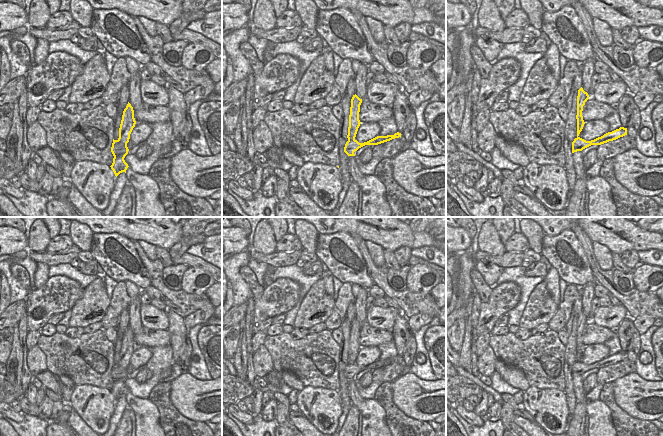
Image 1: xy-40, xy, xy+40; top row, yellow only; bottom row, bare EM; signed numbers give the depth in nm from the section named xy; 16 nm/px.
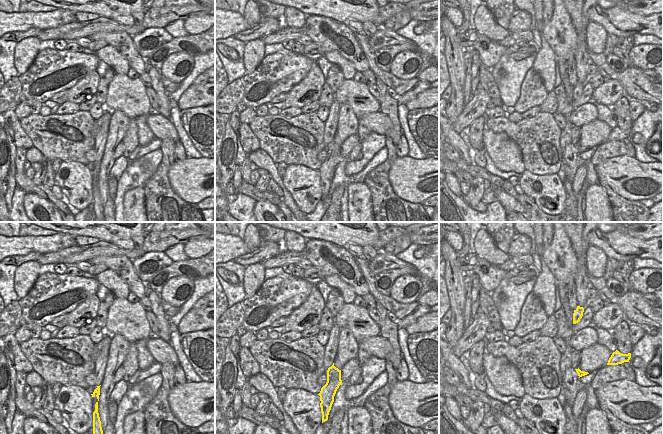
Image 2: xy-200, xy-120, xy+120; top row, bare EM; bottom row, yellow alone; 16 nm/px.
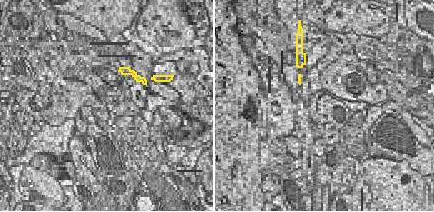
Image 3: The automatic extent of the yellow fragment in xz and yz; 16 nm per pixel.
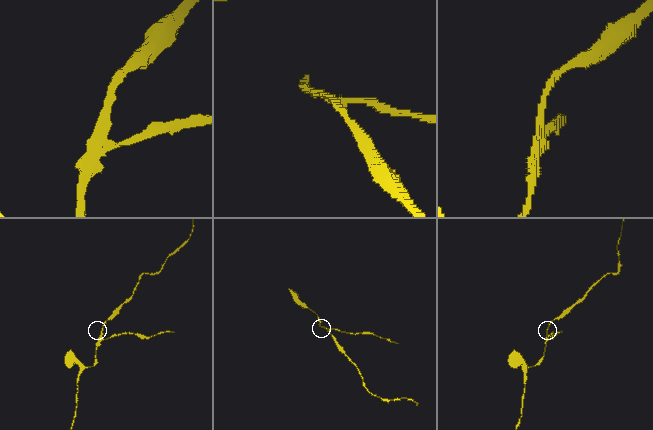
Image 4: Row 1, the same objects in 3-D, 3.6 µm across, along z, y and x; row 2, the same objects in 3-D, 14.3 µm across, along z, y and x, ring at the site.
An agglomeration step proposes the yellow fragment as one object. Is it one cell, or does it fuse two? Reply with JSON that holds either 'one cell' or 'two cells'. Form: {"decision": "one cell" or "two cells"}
{"decision": "two cells"}

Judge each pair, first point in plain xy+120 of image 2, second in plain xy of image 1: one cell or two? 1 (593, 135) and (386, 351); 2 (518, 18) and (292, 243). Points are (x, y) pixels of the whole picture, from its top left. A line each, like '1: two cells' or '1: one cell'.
1: two cells
2: one cell

